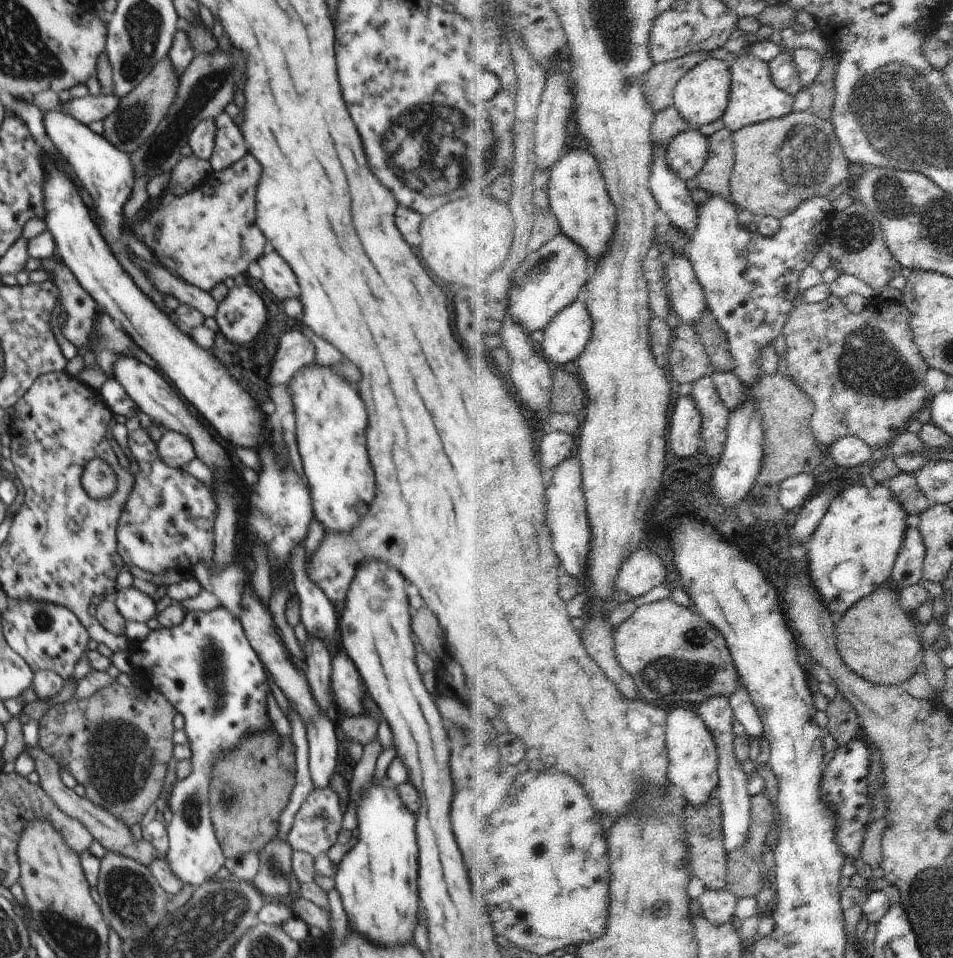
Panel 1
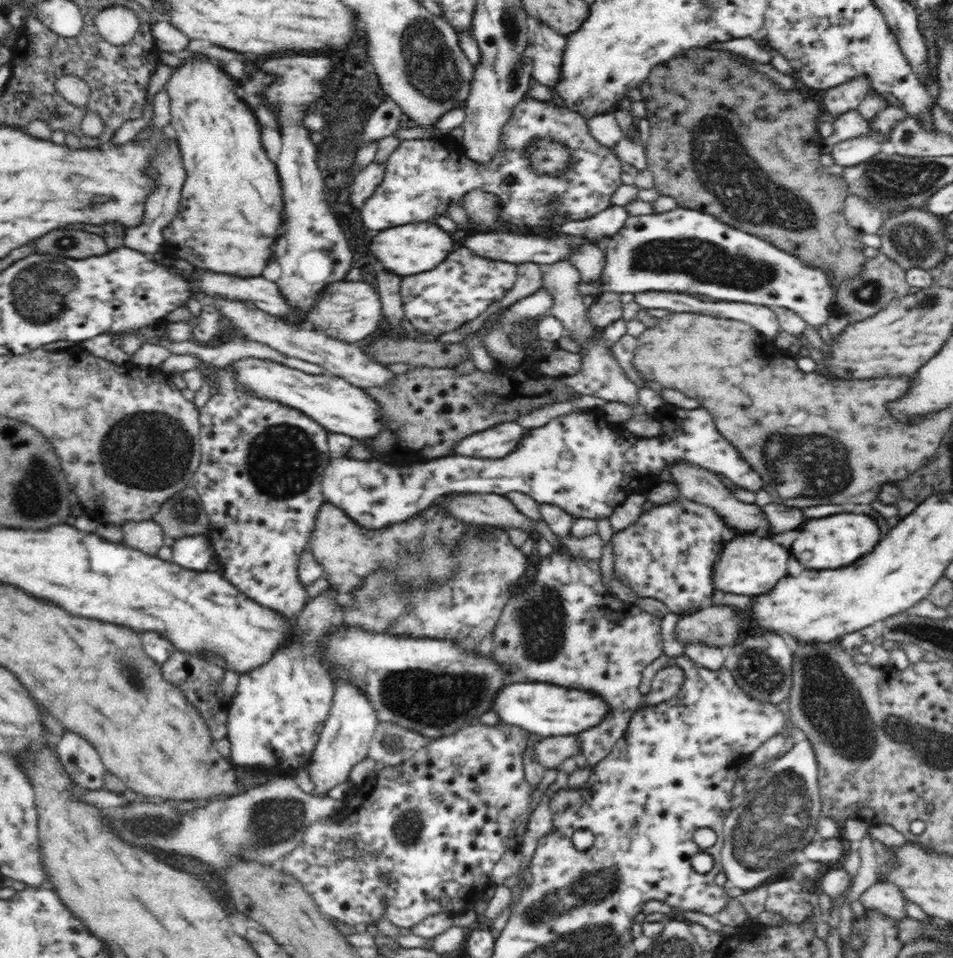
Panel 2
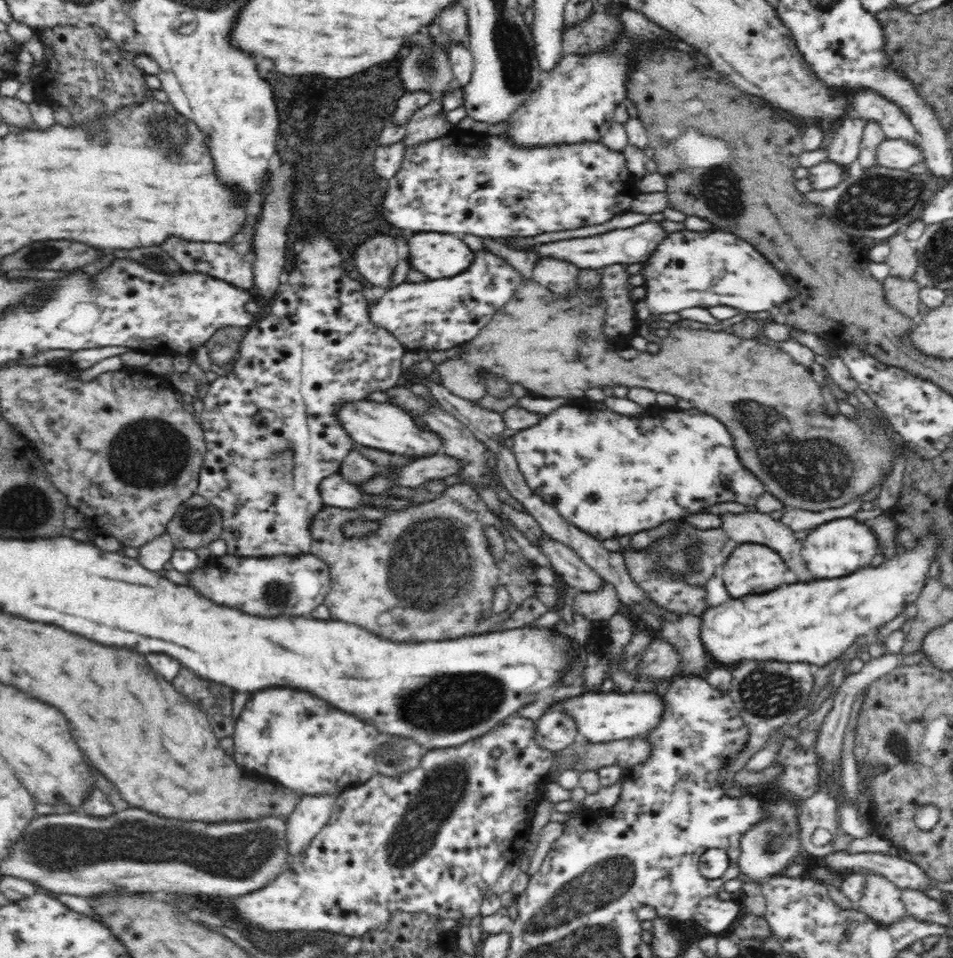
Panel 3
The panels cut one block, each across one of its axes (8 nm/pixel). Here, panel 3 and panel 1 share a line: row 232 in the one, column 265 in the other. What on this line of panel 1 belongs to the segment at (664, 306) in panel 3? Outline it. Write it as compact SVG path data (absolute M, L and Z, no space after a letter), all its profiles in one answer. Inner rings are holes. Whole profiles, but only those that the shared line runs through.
M222 607L213 609L211 611L186 611L184 620L178 626L169 629L161 627L160 629L150 631L148 636L143 641L140 641L138 650L136 650L136 652L132 652L130 661L135 672L144 676L146 679L146 684L156 689L159 693L162 693L168 699L168 702L170 702L170 704L176 708L177 712L182 714L185 720L183 731L188 737L192 752L192 772L190 772L188 777L179 781L177 780L172 788L168 807L172 811L173 817L170 824L167 826L169 845L166 854L164 854L164 860L166 860L166 862L170 865L172 872L177 877L181 878L181 881L184 881L185 884L191 884L194 887L199 887L201 884L204 884L206 881L210 881L212 879L216 872L218 872L218 870L224 866L227 857L223 853L219 839L216 838L214 822L211 814L209 786L212 778L213 765L217 762L217 759L224 755L236 754L234 750L249 735L254 735L255 733L260 733L261 731L275 730L273 722L271 721L267 711L267 696L271 694L271 691L270 686L268 685L268 676L266 676L266 670L264 669L265 666L260 660L258 654L256 654L254 648L252 648L250 642L248 642L241 620L233 612L230 612L228 609L223 609Z

